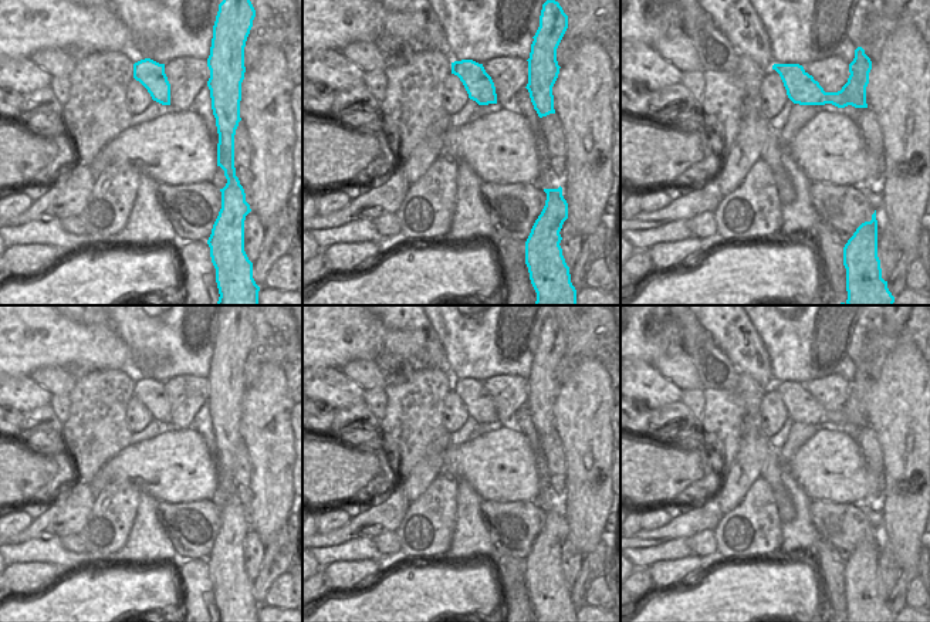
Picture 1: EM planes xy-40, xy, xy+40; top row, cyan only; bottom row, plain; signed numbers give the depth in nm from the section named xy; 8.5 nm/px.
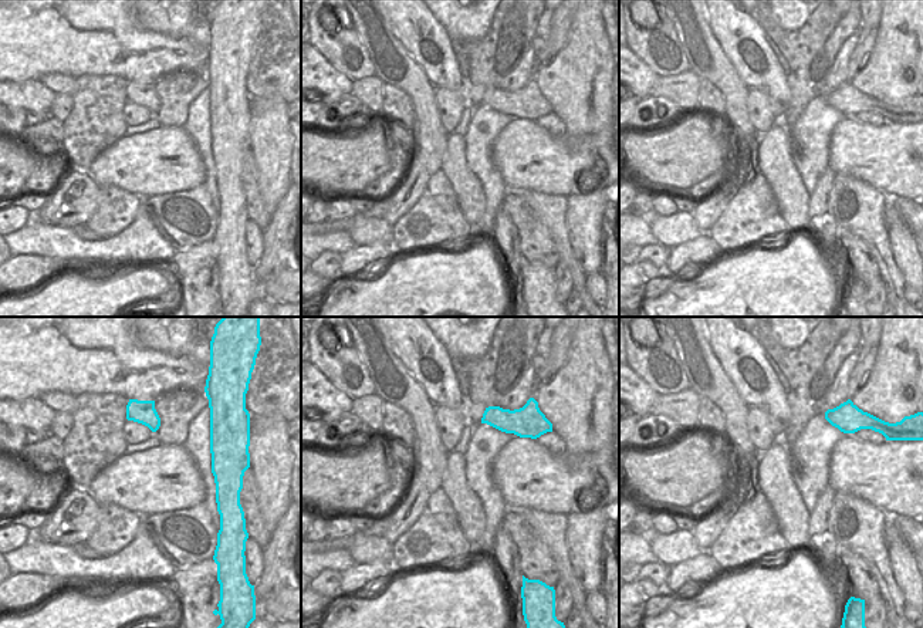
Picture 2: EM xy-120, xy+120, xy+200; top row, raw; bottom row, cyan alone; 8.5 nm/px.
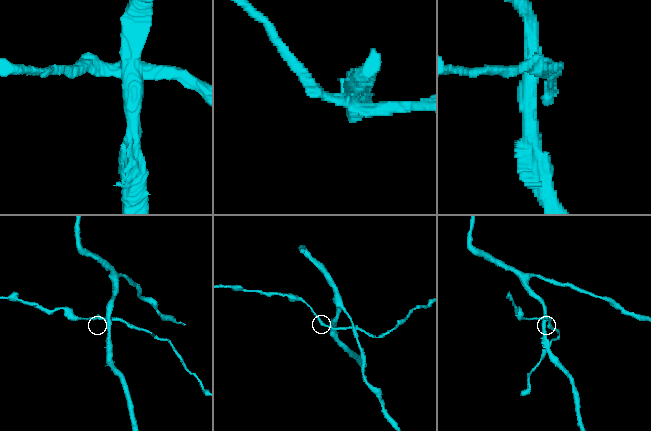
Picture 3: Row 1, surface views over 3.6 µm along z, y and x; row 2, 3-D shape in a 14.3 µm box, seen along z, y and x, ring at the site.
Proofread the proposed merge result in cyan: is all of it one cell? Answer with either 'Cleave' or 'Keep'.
Cleave

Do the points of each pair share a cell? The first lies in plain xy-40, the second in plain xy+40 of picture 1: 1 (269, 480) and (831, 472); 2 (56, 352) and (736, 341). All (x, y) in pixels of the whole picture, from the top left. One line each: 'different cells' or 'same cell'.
1: different cells
2: different cells

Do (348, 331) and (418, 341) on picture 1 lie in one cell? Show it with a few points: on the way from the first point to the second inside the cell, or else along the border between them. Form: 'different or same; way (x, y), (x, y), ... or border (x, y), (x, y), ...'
same; way (365, 335), (381, 335), (401, 341)

